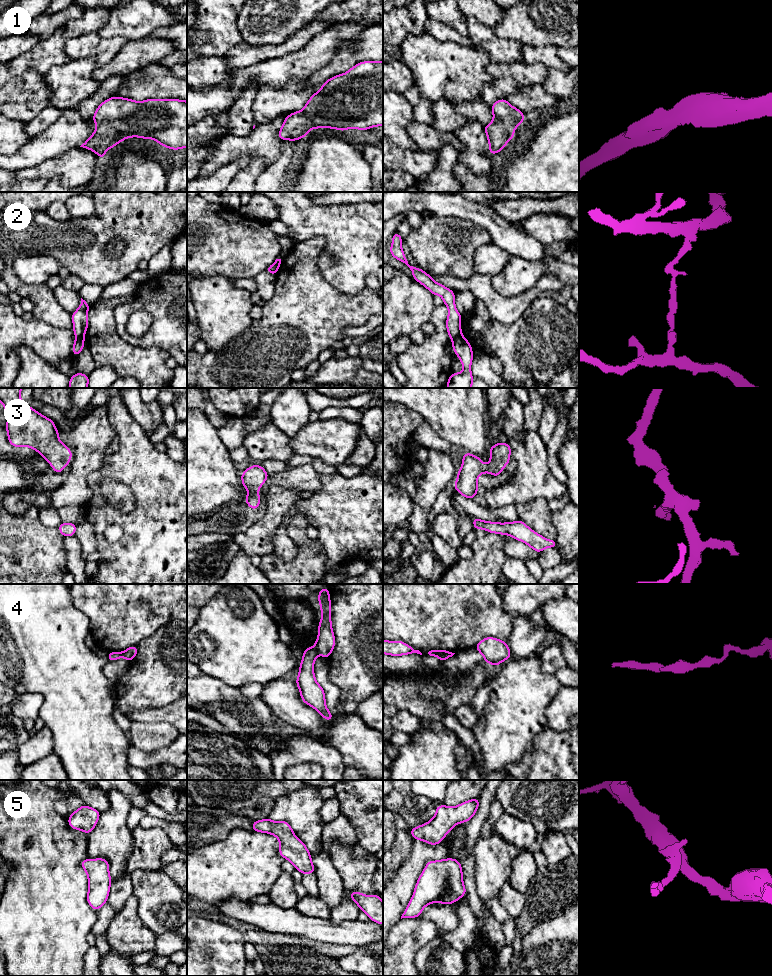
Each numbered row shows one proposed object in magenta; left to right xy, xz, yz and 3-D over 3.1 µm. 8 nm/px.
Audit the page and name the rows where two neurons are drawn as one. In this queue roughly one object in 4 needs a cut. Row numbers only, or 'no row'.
2, 4

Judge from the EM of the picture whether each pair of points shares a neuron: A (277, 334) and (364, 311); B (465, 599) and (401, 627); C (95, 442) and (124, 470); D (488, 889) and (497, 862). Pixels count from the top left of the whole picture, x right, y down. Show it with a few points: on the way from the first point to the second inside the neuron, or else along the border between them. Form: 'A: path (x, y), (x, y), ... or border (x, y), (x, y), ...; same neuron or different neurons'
A: path (299, 323), (309, 314), (342, 311); same neuron
B: path (449, 599), (429, 599), (417, 611); same neuron
C: border (106, 455), (103, 465), (99, 470); different neurons
D: path (489, 882), (493, 869); same neuron

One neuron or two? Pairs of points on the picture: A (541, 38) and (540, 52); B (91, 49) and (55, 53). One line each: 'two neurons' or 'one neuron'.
A: two neurons
B: two neurons

